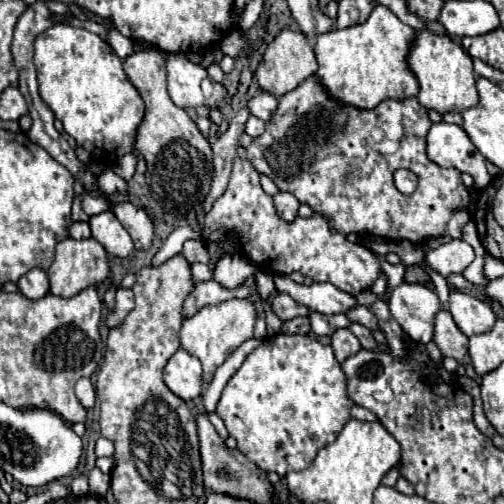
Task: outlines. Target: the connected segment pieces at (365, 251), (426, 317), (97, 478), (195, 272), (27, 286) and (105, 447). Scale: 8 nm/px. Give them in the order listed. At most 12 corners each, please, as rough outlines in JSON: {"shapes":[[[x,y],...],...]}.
{"shapes":[[[233,162],[207,214],[257,268],[351,296],[381,270],[323,214],[281,220],[259,172]],[[403,282],[391,316],[417,342],[431,342],[441,302],[423,284]],[[98,468],[88,475],[89,494],[104,498],[111,476]],[[191,264],[193,284],[211,278],[207,264]],[[43,268],[29,270],[17,286],[31,300],[49,294]],[[99,438],[95,454],[111,456],[115,452],[113,440]]]}

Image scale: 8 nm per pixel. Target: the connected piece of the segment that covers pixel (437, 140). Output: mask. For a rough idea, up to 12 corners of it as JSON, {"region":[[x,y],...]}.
{"region":[[457,124],[427,134],[427,156],[471,174],[479,190],[491,182],[485,158]]}

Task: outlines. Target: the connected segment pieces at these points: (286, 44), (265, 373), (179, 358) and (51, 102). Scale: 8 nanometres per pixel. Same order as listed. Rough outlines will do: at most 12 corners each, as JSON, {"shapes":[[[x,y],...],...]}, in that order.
{"shapes":[[[283,30],[255,70],[259,86],[283,96],[317,72],[301,32]],[[311,336],[265,338],[217,414],[261,470],[305,470],[351,418]],[[183,348],[169,358],[167,388],[185,402],[201,394],[201,362]],[[69,24],[35,38],[39,94],[109,168],[145,104],[109,44]]]}

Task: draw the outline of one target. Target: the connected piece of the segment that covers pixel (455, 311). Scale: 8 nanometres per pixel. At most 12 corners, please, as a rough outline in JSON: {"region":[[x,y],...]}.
{"region":[[457,288],[449,312],[465,336],[497,320],[489,304]]}

